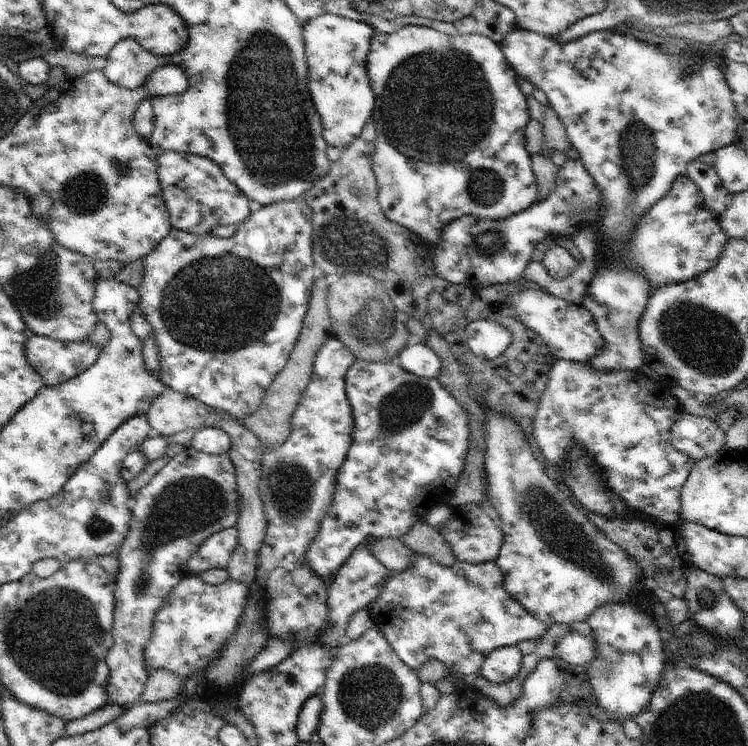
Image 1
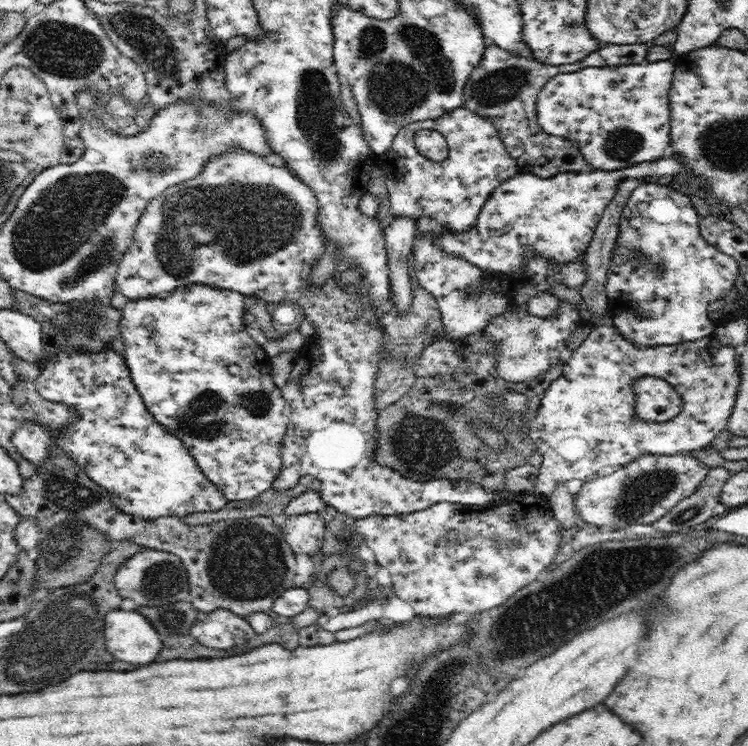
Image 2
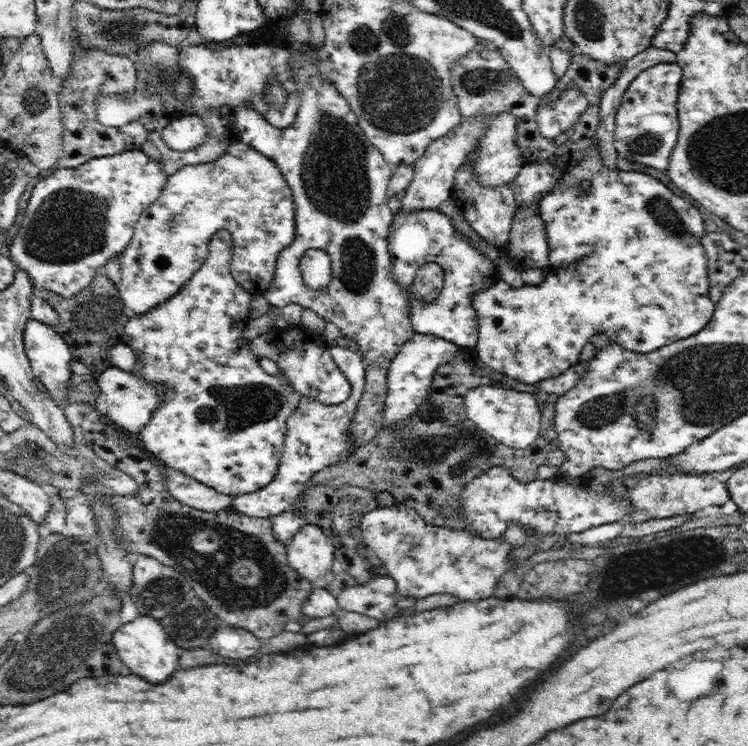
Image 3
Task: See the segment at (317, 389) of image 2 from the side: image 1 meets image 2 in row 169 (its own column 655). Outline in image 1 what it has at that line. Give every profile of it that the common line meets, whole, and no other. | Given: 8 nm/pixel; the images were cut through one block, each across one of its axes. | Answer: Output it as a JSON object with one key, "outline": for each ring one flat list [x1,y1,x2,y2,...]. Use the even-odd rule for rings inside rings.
{"outline":[[686,175,679,177,672,189,659,202,656,202,643,218,640,218,637,228,633,231,632,248,628,250,630,266,636,267,649,281,652,290,678,282,685,282,713,268,720,254,724,250,724,244,730,240,728,234,720,227,719,218,709,212,703,204,699,189]]}

